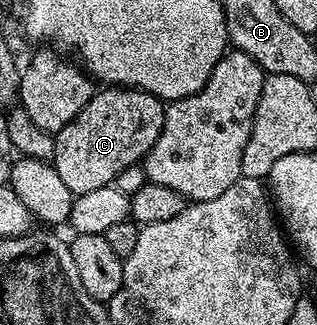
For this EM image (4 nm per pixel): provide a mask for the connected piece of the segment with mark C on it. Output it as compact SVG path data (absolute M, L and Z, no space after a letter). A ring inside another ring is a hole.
M126 86L97 89L86 104L86 108L82 108L82 112L78 112L78 116L74 116L74 120L70 120L66 128L62 128L54 135L56 139L54 156L50 161L58 176L62 176L62 184L70 188L73 196L95 192L98 188L113 185L122 168L143 163L150 148L154 148L154 140L158 140L162 132L164 107L165 103L161 99L145 90L133 90Z

